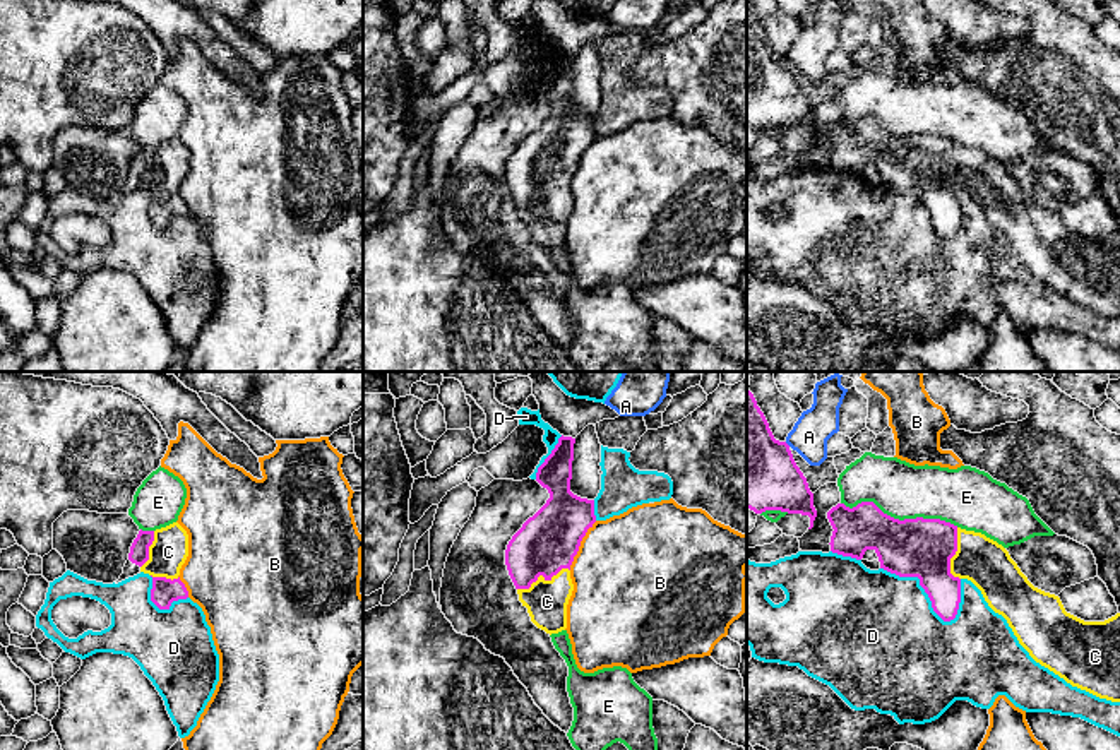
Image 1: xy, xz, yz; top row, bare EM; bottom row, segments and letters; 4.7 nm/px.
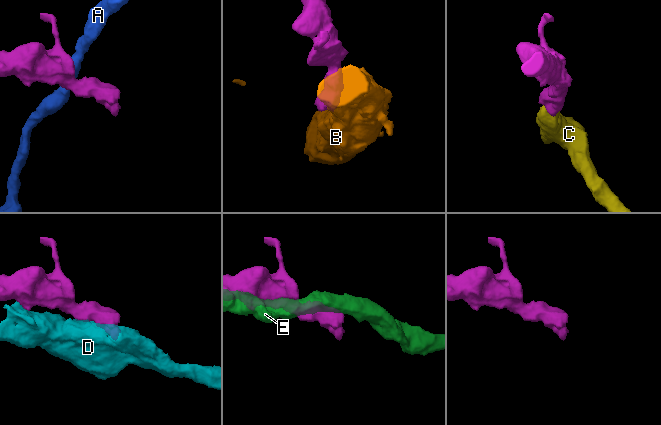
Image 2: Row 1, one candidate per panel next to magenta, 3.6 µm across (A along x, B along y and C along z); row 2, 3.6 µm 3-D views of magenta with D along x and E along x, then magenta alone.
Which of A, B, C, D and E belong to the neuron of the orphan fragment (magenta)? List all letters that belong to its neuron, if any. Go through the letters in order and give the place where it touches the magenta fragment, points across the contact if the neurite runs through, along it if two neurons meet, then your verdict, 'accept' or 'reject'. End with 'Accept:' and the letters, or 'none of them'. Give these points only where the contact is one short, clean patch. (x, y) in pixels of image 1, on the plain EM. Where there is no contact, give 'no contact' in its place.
A: meets magenta in yz at (786, 60); reject
B: meets magenta in xz at (579, 161); reject
C: meets magenta in xz at (543, 192); runs through xz (547, 158), (543, 165), (543, 192), (547, 218); accept
D: meets magenta in yz at (922, 202); reject
E: meets magenta in yz at (898, 136); reject
Accept: C

